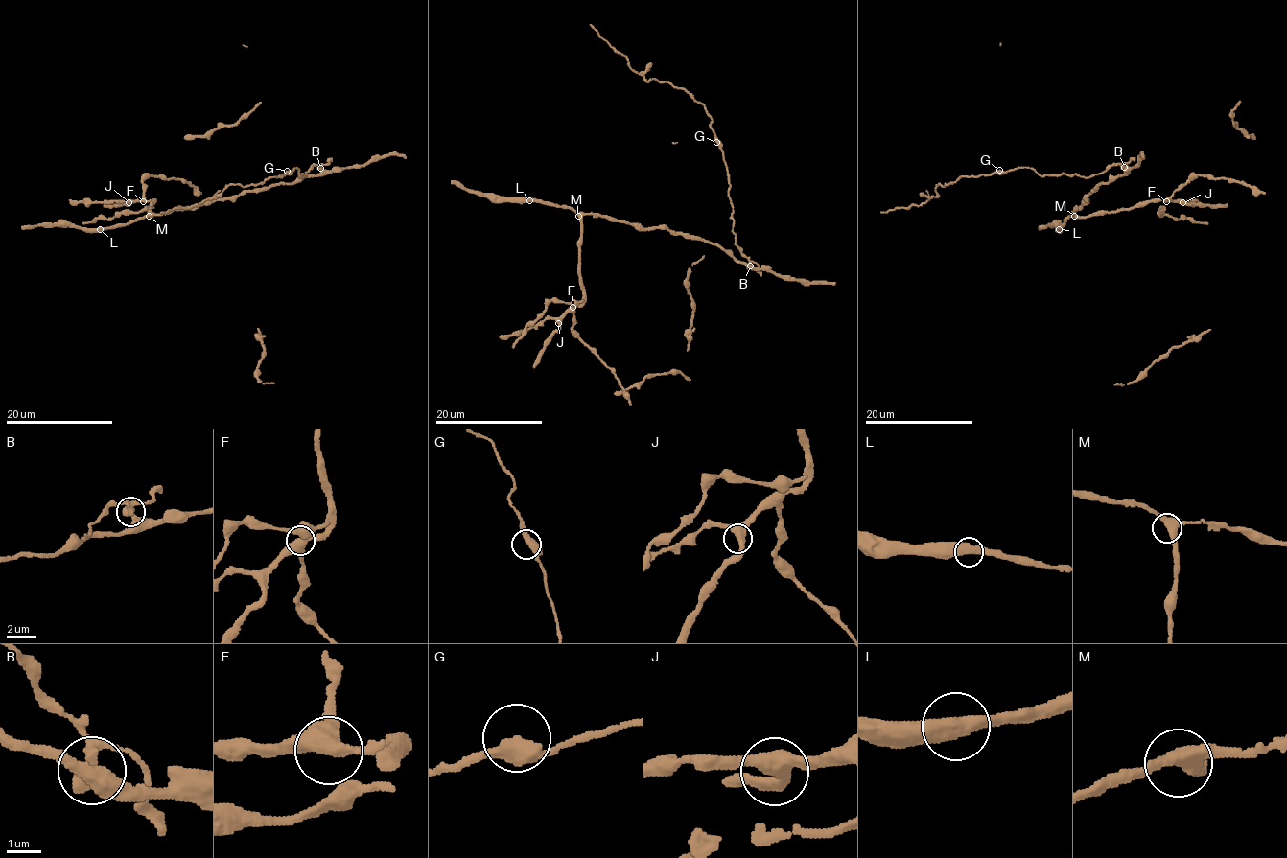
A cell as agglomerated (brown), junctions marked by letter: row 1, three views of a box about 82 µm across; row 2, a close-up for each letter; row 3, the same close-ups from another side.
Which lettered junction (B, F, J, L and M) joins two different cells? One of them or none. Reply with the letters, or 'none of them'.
B

